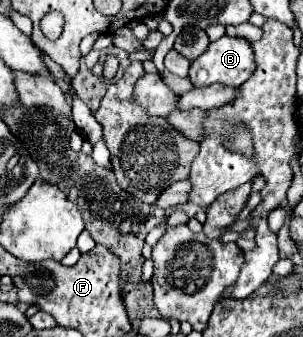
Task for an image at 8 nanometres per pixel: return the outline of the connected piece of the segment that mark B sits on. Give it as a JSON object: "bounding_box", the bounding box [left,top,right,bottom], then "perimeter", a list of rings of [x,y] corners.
{"bounding_box":[188,35,256,87],"perimeter":[[[222,35],[218,41],[210,43],[206,53],[202,53],[198,59],[192,61],[188,79],[192,81],[194,87],[206,87],[206,85],[212,85],[212,83],[222,83],[222,85],[238,87],[238,85],[242,85],[244,81],[250,79],[254,69],[256,69],[256,63],[254,63],[250,41],[244,39],[244,37]]]}

